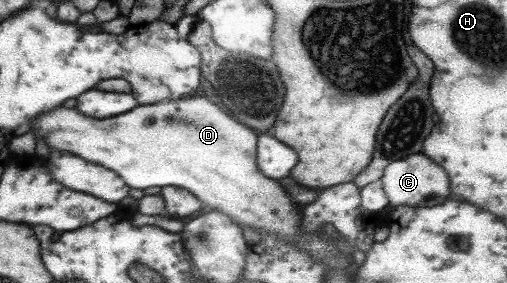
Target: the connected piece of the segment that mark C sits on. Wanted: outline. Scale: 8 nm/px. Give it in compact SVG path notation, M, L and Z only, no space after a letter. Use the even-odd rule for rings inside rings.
M420 153L410 154L406 158L390 162L384 167L379 180L382 182L382 190L386 194L390 207L430 207L446 202L446 200L436 200L436 196L448 196L446 172L440 166L434 166L434 162L430 162L427 156L422 156Z

